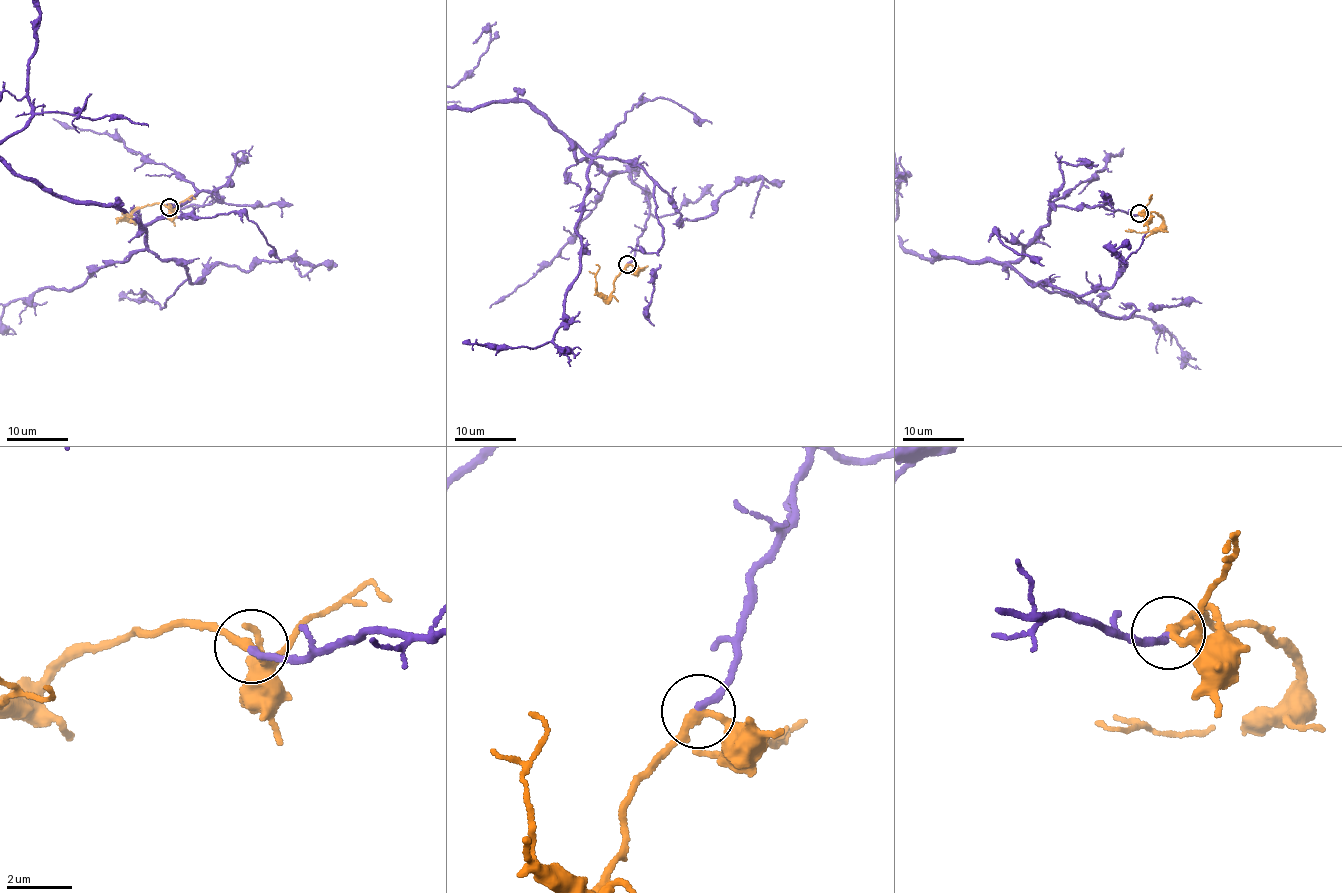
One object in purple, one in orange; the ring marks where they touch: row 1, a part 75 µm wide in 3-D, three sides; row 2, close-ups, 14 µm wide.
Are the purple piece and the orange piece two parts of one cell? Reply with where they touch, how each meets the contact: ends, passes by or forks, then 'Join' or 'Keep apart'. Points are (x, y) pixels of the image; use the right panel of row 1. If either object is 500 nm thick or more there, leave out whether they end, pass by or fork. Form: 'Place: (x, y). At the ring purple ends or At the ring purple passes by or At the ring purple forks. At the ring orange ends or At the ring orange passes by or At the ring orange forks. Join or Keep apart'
Place: (1139, 213). At the ring purple ends. At the ring orange passes by. Join

